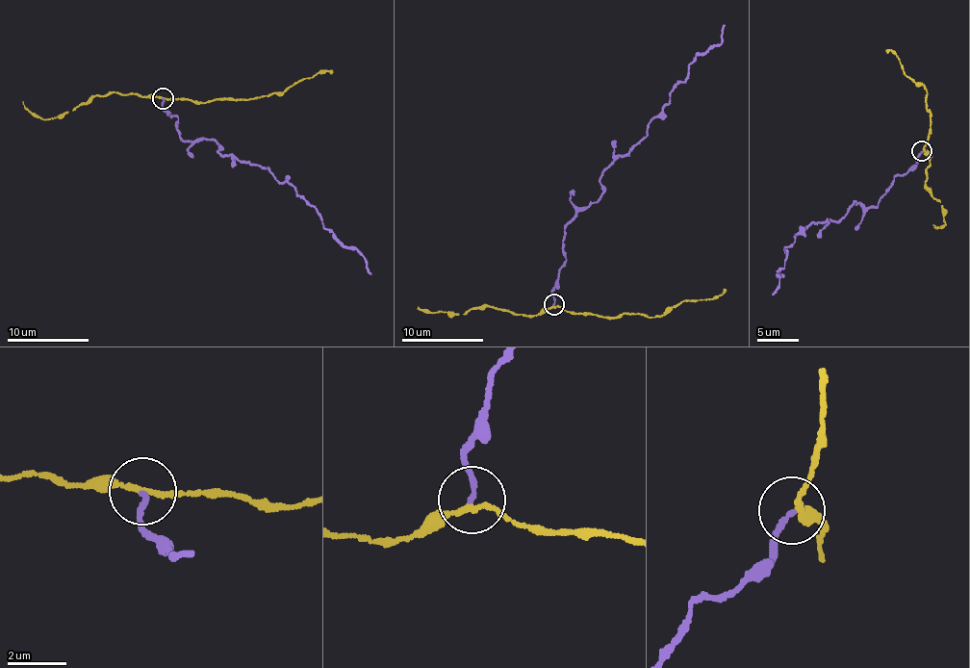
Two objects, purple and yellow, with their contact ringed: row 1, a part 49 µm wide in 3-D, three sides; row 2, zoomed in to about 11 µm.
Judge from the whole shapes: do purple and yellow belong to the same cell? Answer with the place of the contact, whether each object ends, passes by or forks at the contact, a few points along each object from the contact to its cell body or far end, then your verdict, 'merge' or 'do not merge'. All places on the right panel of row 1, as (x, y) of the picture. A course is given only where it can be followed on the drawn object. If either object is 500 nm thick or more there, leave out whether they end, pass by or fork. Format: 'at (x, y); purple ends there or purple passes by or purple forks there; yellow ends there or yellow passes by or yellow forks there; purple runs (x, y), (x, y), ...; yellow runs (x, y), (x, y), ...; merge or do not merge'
at (922, 151); purple ends there; yellow passes by; purple runs (922, 151), (877, 205), (856, 201), (840, 220), (796, 235), (772, 295); yellow runs (922, 151), (931, 119), (925, 104), (924, 86), (906, 75), (895, 51), (887, 51); do not merge

